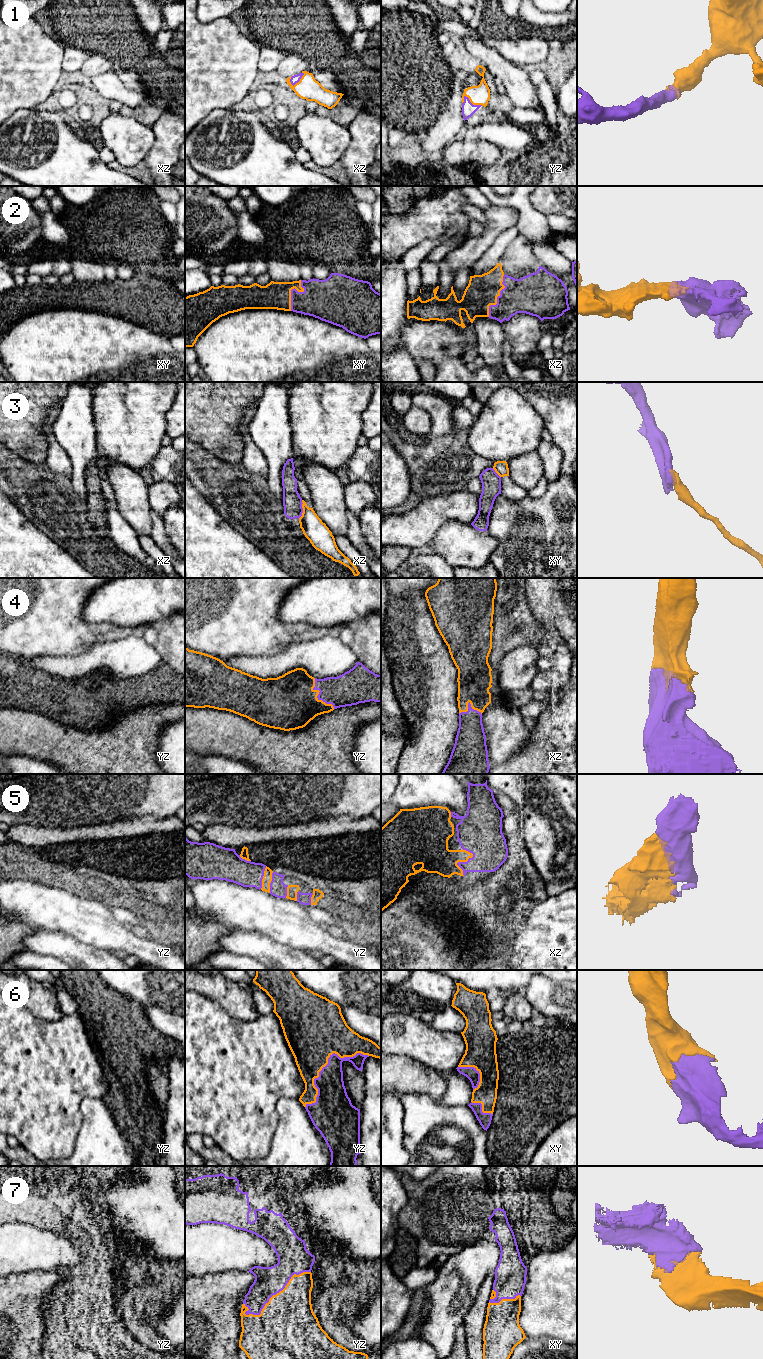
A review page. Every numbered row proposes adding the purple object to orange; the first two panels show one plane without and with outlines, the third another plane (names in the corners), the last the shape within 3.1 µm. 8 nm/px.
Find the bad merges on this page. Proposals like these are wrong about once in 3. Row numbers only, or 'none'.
3

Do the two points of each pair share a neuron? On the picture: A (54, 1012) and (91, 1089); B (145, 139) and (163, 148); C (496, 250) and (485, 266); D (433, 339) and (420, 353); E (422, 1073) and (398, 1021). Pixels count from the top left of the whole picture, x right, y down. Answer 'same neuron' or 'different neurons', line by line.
A: different neurons
B: different neurons
C: same neuron
D: same neuron
E: different neurons

